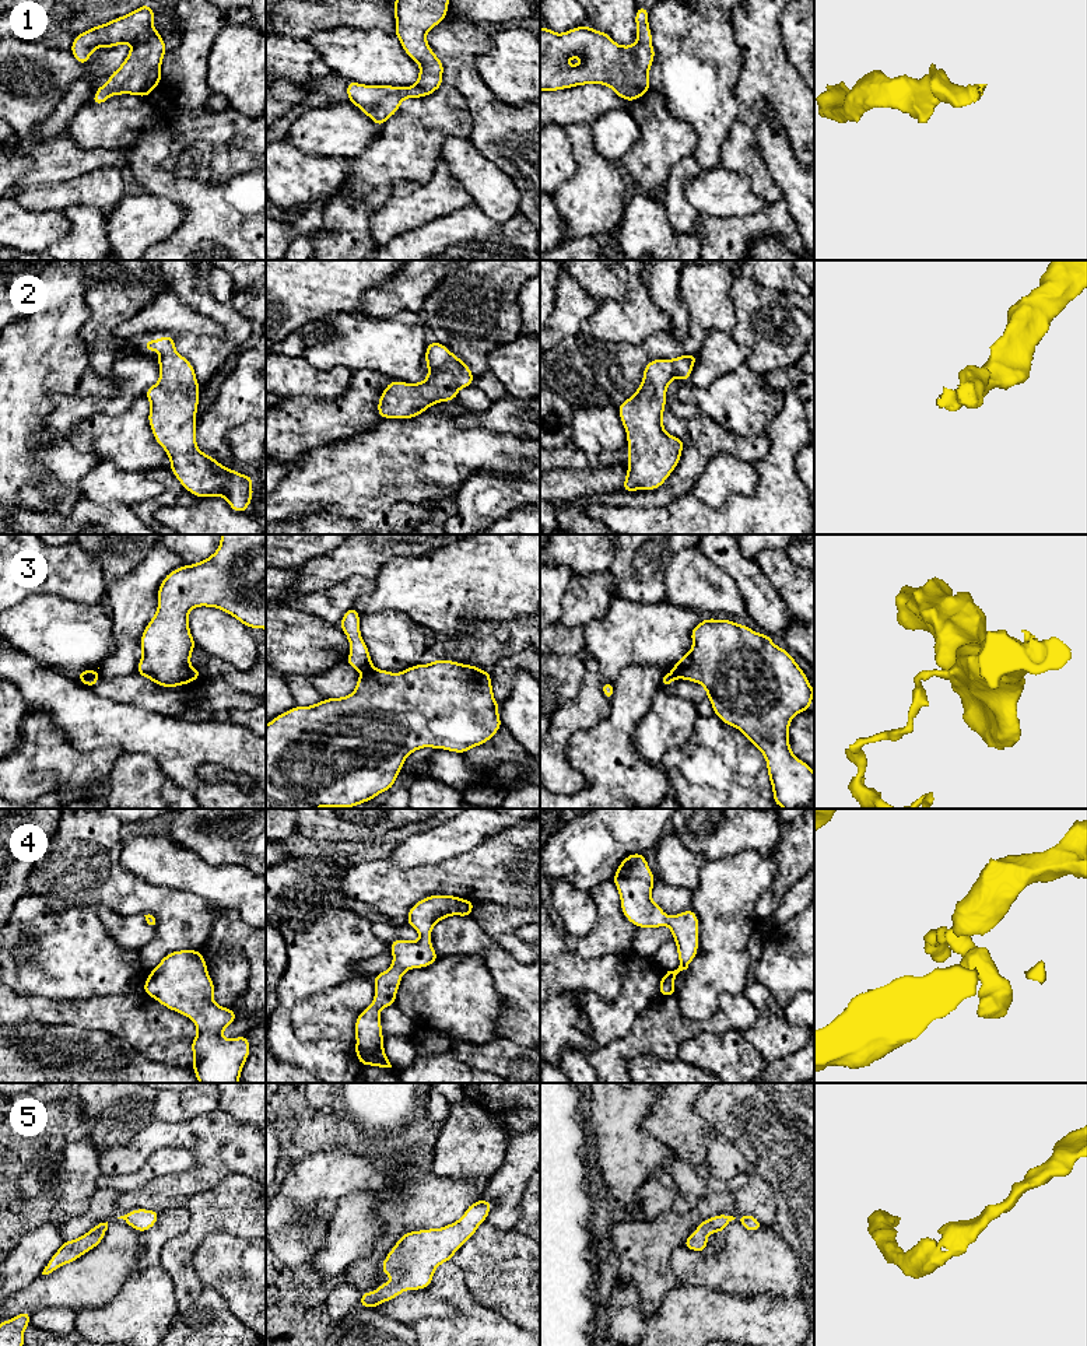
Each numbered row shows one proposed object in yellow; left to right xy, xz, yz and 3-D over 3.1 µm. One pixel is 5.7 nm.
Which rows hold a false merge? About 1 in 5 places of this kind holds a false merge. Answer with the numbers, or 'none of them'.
3

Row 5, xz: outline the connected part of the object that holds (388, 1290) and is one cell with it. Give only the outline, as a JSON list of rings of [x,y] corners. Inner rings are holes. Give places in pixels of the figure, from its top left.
[[[478,1199],[457,1221],[446,1227],[402,1235],[381,1266],[382,1272],[395,1280],[385,1282],[372,1293],[362,1291],[360,1307],[376,1308],[404,1290],[428,1289],[435,1269],[450,1261],[455,1252],[474,1235],[491,1207],[492,1202]]]

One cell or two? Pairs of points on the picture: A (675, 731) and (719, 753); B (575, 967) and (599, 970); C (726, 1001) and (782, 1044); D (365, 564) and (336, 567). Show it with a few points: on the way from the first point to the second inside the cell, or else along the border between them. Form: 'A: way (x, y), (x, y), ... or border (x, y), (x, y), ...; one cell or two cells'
A: border (698, 715), (688, 738), (662, 759); two cells
B: way (581, 970), (593, 970); one cell
C: border (743, 992), (756, 1012), (756, 1020), (743, 1033); two cells
D: way (358, 564), (343, 564); one cell

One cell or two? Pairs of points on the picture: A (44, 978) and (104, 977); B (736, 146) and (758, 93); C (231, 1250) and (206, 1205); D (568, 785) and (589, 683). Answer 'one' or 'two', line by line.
A: one
B: one
C: two
D: one

